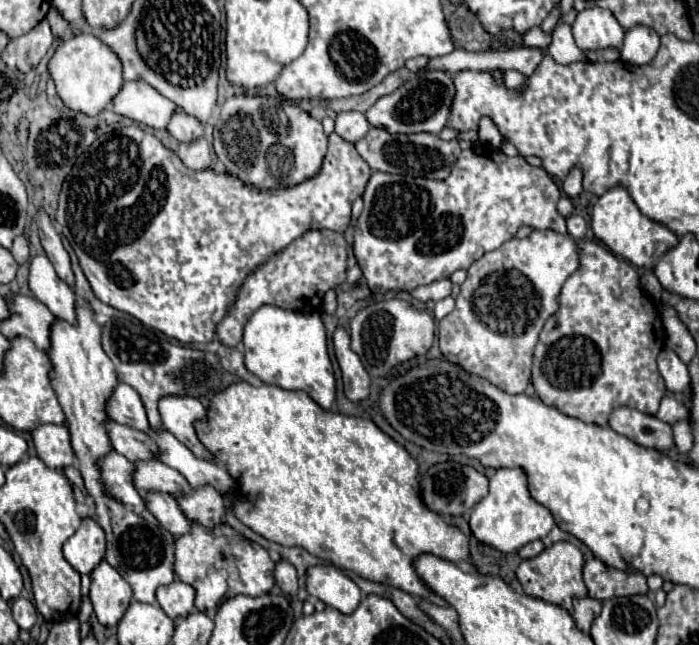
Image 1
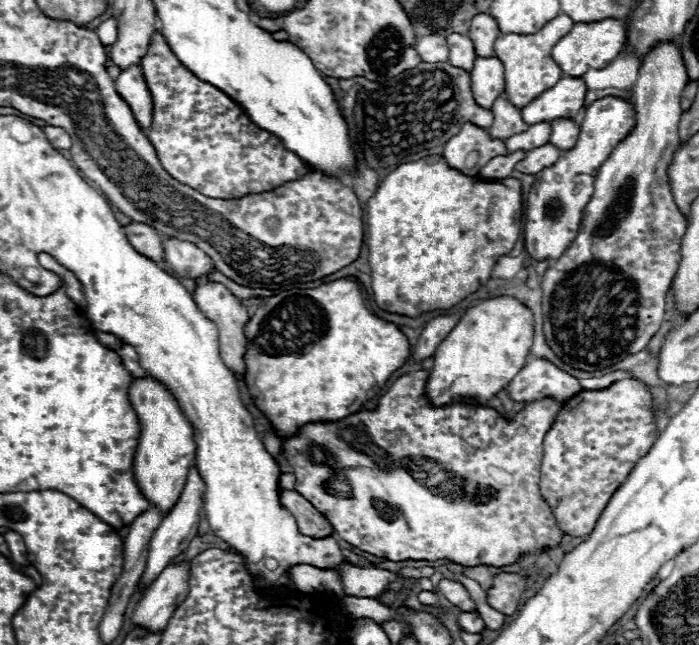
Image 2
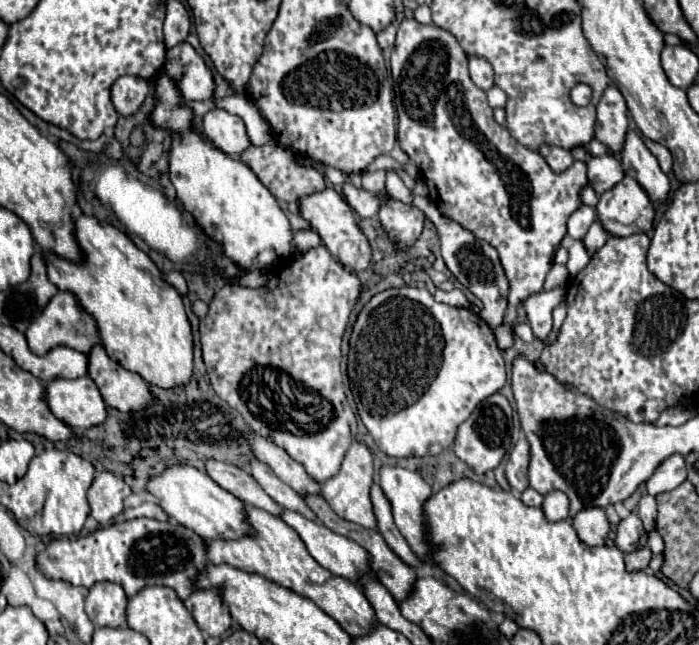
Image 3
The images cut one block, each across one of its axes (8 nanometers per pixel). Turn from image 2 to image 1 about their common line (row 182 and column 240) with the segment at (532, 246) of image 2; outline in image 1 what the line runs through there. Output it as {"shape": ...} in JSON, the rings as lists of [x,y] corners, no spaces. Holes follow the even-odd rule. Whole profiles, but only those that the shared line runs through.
{"shape":[[[190,522],[190,532],[174,540],[174,572],[196,590],[196,608],[210,618],[226,596],[262,596],[262,592],[270,592],[274,586],[274,562],[268,552],[260,544],[254,546],[228,524],[206,528],[198,522]]]}

